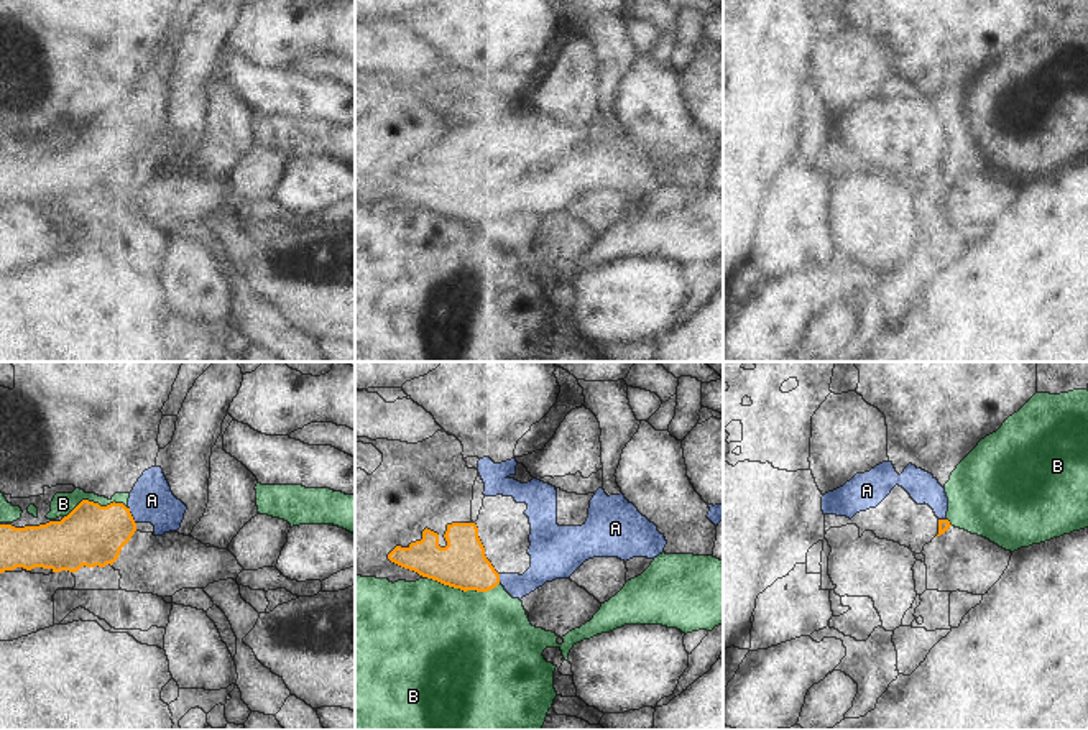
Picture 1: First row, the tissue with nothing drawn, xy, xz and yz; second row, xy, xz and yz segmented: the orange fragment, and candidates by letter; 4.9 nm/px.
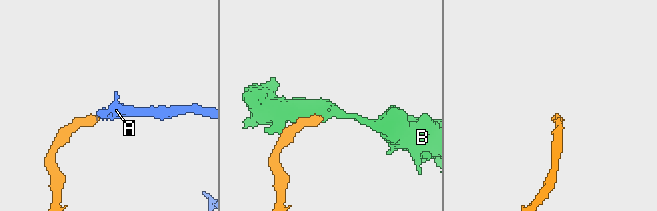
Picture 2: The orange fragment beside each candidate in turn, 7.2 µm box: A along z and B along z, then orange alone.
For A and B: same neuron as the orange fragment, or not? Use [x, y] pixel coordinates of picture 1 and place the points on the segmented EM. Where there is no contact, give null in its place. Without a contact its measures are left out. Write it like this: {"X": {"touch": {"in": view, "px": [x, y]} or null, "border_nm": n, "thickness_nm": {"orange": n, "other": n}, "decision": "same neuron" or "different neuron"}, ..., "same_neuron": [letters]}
{"A": {"touch": {"in": "xy", "px": [130, 515]}, "border_nm": 90, "thickness_nm": {"orange": 300, "other": 220}, "decision": "same neuron"}, "B": {"touch": {"in": "xz", "px": [464, 591]}, "border_nm": 360, "thickness_nm": {"orange": 240, "other": 500}, "decision": "different neuron"}, "same_neuron": ["A"]}

